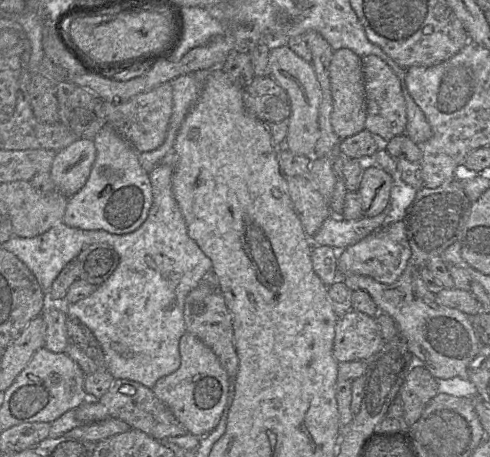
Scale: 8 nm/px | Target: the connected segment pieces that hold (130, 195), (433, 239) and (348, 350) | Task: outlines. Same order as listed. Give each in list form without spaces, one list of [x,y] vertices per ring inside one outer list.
[[[105,125],[93,140],[96,147],[94,165],[85,185],[68,199],[63,222],[82,230],[131,233],[147,219],[153,203],[149,173],[139,162],[140,152],[109,125]]]
[[[459,178],[436,188],[420,188],[402,220],[411,248],[410,263],[419,268],[426,266],[431,259],[441,257],[447,247],[459,240],[459,232],[468,217],[470,206],[471,201]]]
[[[350,310],[337,319],[332,353],[338,363],[370,358],[382,347],[376,317]]]

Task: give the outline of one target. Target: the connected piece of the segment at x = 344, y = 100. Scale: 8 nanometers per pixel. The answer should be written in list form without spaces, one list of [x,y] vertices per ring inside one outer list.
[[[348,48],[335,50],[329,67],[329,77],[333,100],[331,124],[336,135],[343,140],[365,129],[367,112],[362,57]]]

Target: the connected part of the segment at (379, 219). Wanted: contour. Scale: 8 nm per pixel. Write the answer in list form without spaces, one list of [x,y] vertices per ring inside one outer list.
[[[389,203],[384,211],[374,217],[345,220],[330,215],[316,234],[310,238],[313,246],[330,246],[336,250],[355,244],[385,224],[389,212]]]

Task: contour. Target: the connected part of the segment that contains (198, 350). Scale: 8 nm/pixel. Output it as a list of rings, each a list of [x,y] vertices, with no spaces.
[[[185,333],[179,340],[180,365],[171,374],[161,377],[153,388],[188,433],[204,436],[218,424],[228,396],[229,377],[215,353],[196,336]]]

